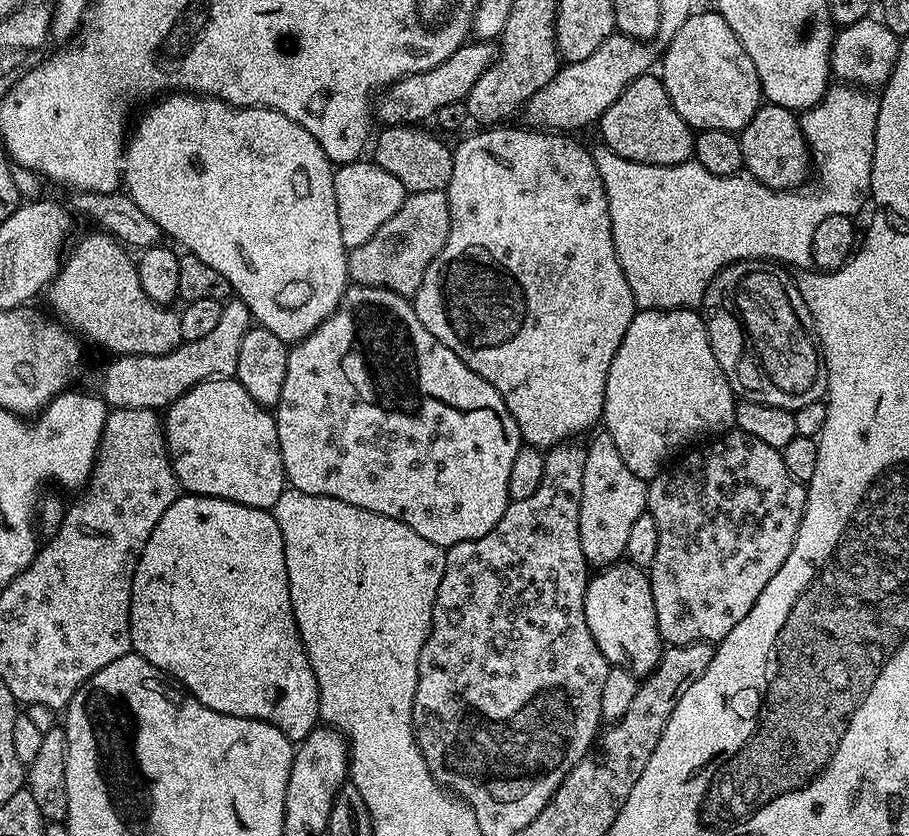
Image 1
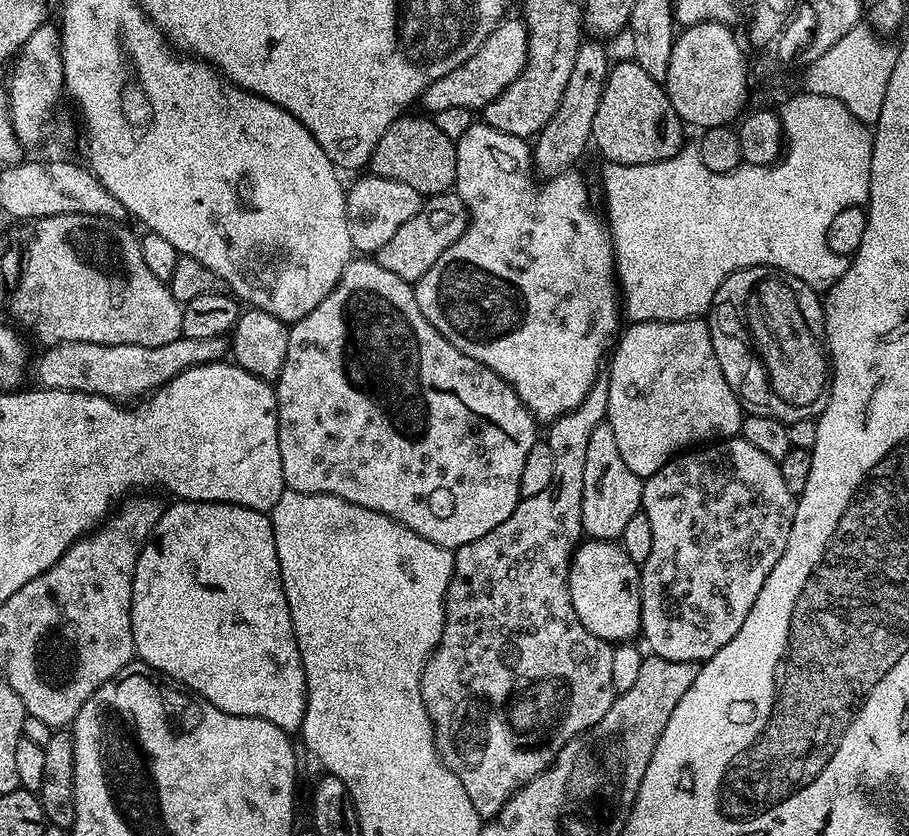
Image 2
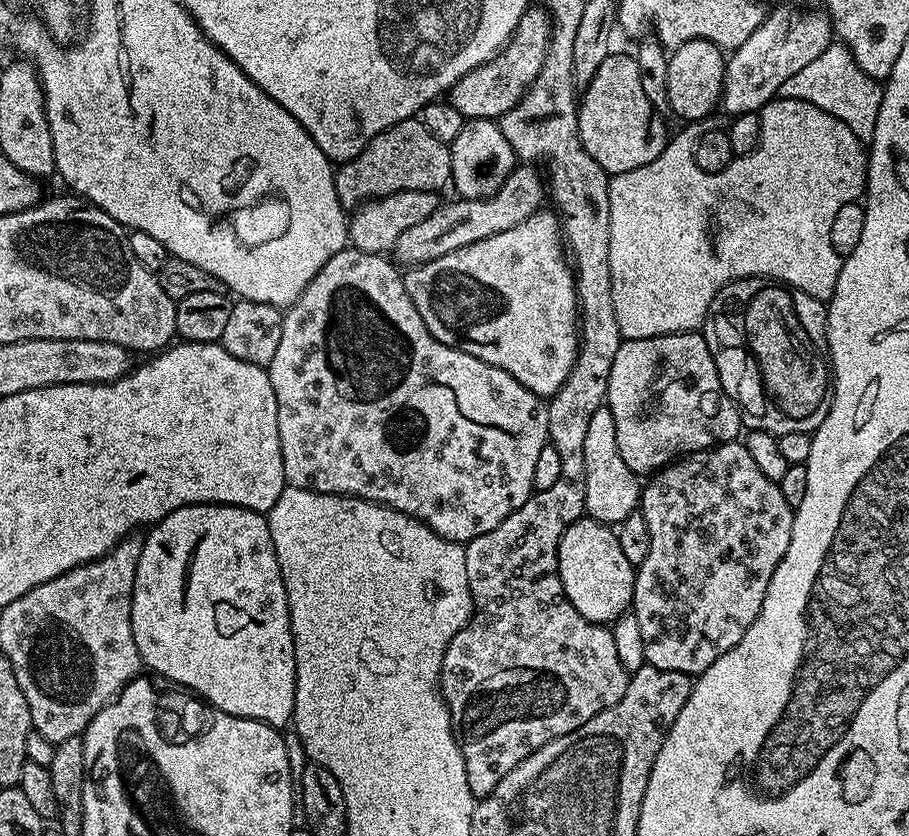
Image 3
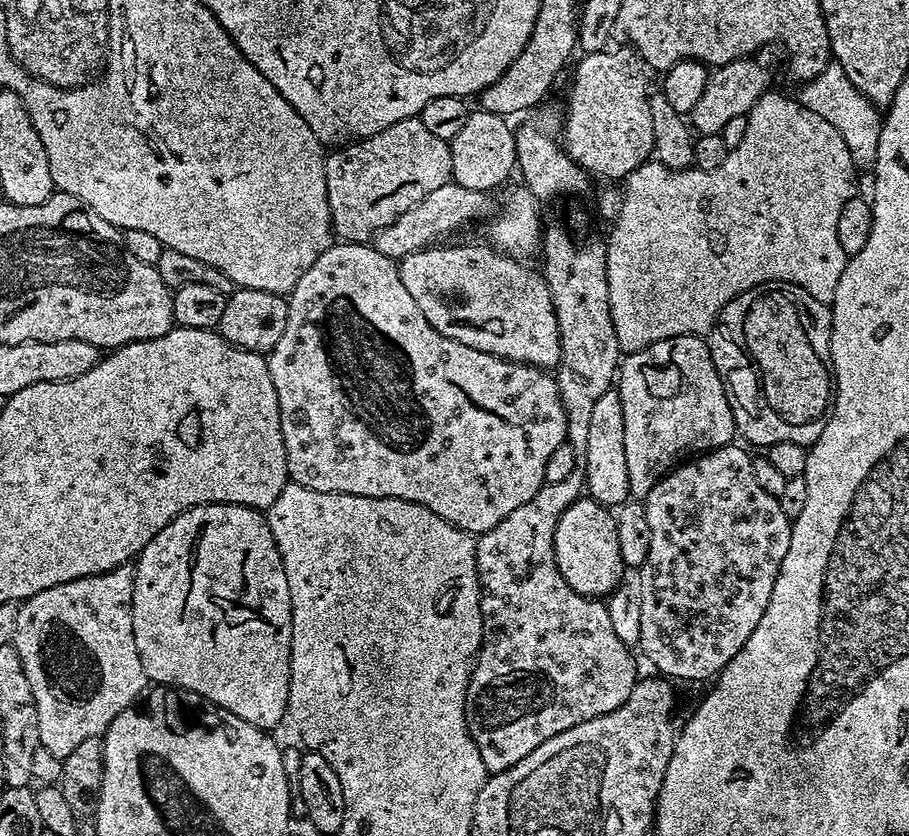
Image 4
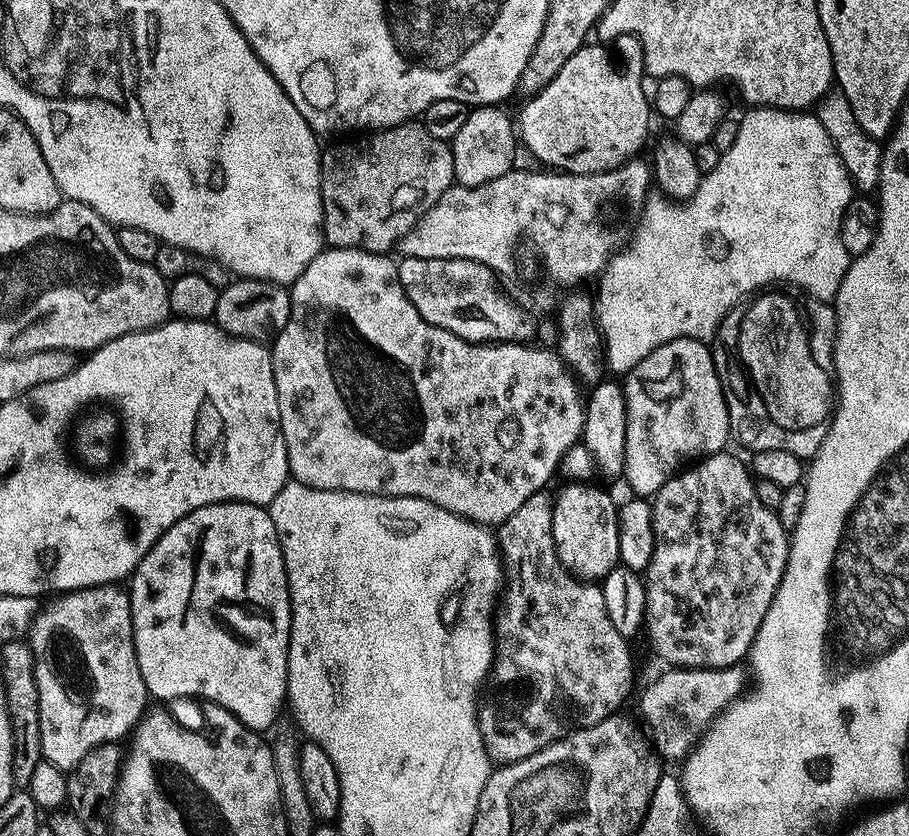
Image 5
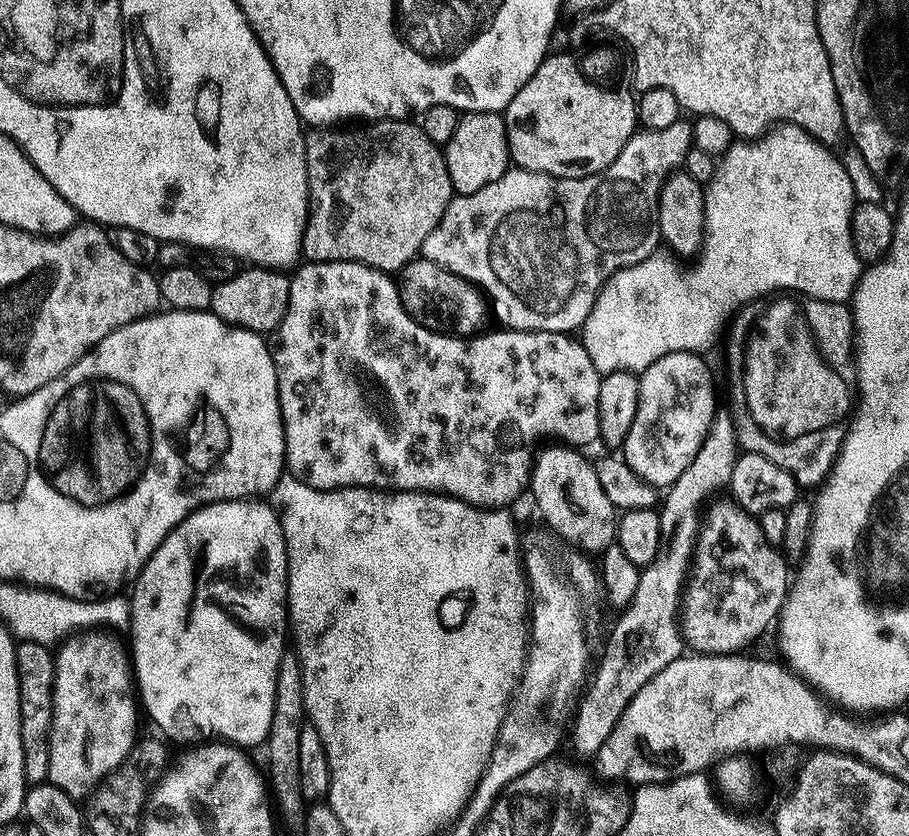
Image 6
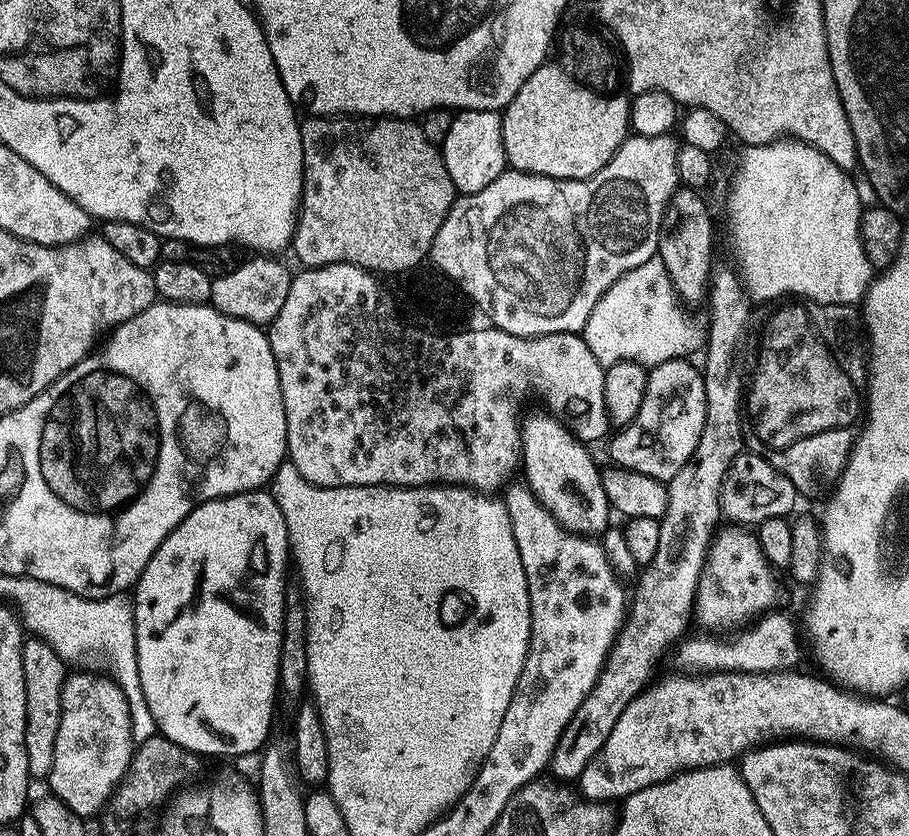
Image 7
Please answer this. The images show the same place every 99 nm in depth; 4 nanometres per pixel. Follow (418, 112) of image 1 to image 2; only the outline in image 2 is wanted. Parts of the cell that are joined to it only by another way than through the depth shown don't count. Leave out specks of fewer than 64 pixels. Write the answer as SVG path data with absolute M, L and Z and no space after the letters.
M505 17L482 42L475 54L450 74L436 79L423 93L420 99L427 113L434 114L447 107L470 109L473 112L482 110L494 100L525 68L528 57L528 31L521 17Z

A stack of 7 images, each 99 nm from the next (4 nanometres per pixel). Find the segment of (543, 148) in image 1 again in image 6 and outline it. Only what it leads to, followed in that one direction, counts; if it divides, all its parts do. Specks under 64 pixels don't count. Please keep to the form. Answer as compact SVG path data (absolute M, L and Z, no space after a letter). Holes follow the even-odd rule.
M470 112L461 115L454 138L443 145L446 170L450 170L453 193L473 192L498 178L502 178L510 167L508 135L504 117L499 112ZM423 258L412 260L400 269L398 291L400 305L427 328L447 330L467 338L479 333L485 327L484 319L490 316L490 308L481 289L458 274Z

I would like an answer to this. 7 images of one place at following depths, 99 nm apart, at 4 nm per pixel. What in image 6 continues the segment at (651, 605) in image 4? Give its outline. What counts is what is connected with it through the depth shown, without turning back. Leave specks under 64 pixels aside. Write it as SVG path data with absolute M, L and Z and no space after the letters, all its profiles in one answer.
M726 498L721 504L714 505L705 516L703 513L696 533L690 571L682 588L682 611L678 616L685 645L693 653L710 656L743 653L747 644L754 643L771 624L773 627L780 607L788 597L789 587L790 565L784 559L783 551L760 529L760 521L753 513Z

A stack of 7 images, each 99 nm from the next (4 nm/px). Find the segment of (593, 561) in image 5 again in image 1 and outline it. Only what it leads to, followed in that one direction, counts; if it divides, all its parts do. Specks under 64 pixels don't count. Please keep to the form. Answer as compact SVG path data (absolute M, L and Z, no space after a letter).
M617 562L601 567L591 577L584 595L586 626L598 642L598 650L614 668L625 668L637 678L649 676L658 666L662 641L658 630L658 614L654 614L652 587L648 572L636 564Z

